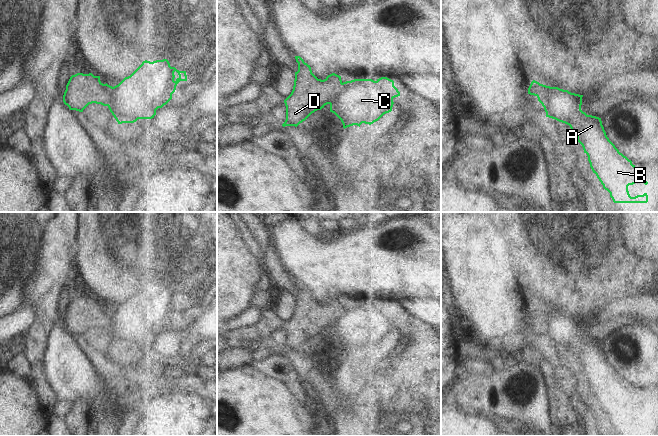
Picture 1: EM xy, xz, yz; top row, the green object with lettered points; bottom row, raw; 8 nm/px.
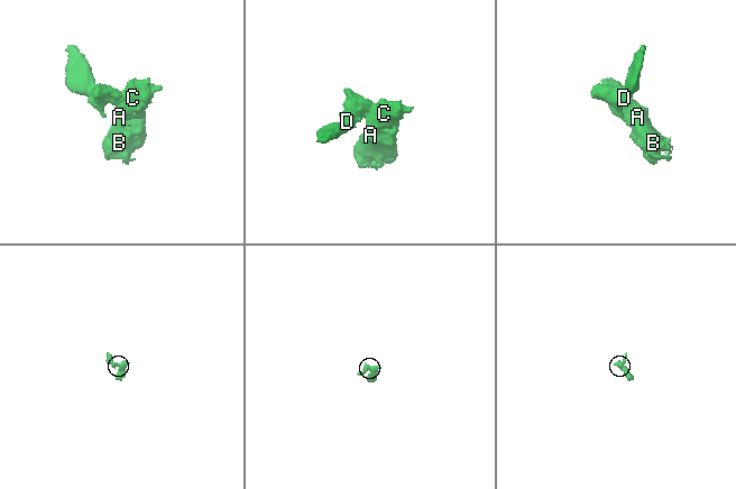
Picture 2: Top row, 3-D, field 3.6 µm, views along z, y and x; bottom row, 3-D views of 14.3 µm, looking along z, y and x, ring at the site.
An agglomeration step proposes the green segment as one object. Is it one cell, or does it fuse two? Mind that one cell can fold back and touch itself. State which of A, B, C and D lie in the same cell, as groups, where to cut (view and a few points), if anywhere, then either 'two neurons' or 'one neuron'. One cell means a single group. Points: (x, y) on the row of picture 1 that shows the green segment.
A B C / D | xz (342, 83), (339, 93), (329, 103) | two neurons

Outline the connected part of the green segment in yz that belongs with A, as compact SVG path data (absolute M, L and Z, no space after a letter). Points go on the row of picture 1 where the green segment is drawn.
M547 86L547 88L547 100L540 102L546 117L569 125L577 134L577 141L587 154L593 173L603 188L610 193L613 202L647 203L647 193L630 196L628 186L643 177L638 174L632 161L620 153L609 140L601 118L587 115L581 110L583 95L558 87Z

